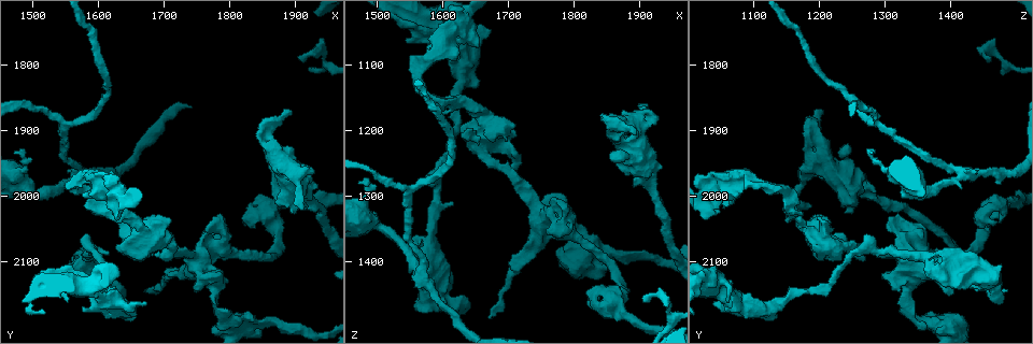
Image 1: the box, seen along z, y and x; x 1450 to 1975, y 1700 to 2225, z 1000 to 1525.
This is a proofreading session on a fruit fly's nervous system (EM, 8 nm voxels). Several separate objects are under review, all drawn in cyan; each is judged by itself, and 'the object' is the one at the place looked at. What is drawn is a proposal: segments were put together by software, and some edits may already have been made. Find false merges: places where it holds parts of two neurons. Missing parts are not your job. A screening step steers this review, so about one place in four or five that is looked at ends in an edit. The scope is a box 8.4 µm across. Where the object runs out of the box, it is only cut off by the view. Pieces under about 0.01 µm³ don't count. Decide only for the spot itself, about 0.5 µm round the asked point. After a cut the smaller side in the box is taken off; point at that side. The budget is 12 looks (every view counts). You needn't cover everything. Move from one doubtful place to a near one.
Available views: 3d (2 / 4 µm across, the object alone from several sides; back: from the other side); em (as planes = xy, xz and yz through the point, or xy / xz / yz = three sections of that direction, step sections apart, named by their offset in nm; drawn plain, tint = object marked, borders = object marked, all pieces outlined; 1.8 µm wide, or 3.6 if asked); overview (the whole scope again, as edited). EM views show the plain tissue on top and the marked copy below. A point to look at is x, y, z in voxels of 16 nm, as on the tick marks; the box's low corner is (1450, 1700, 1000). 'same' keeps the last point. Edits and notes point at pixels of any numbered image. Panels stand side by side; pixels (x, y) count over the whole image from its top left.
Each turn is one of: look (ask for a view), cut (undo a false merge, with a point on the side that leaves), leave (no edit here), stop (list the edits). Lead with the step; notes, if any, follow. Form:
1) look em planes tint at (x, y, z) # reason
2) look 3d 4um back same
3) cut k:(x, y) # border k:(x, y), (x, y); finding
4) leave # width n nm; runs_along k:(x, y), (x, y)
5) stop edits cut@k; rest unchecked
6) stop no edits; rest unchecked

look 3d 2um at (1805, 2195, 1380) # sharp bend

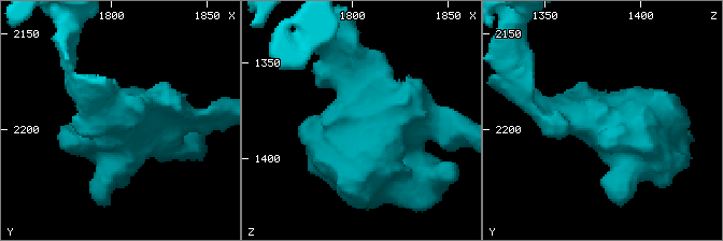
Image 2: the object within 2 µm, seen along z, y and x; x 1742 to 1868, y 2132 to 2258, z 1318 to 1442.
look em planes tint at (1809, 2194, 1379) # arms 4

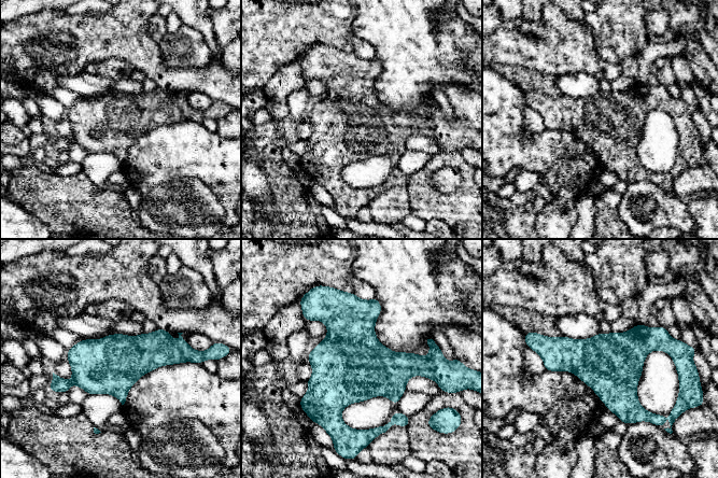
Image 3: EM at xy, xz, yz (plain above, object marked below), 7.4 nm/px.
leave # continuous, no second neuron

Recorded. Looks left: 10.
look em xy step 8 tint at (1780, 2075, 1350) # four or more arms meet

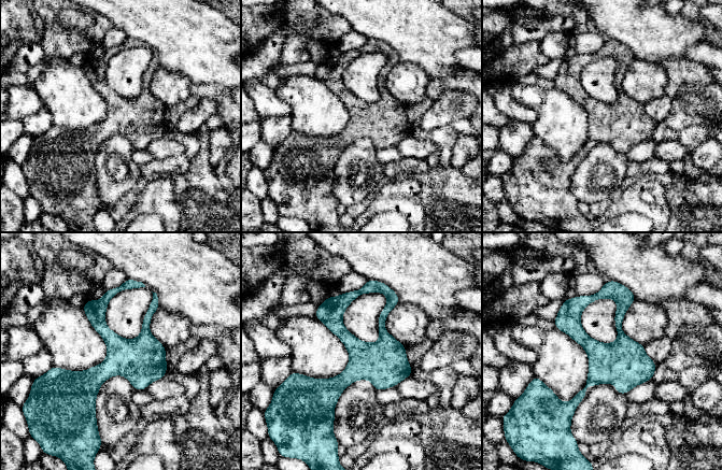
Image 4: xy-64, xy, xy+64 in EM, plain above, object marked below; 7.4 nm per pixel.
leave # runs_along 4:(367, 288), (337, 309), (355, 368), (330, 409); continuous, no second neuron

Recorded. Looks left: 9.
look 3d 4um at (1565, 1960, 1420)

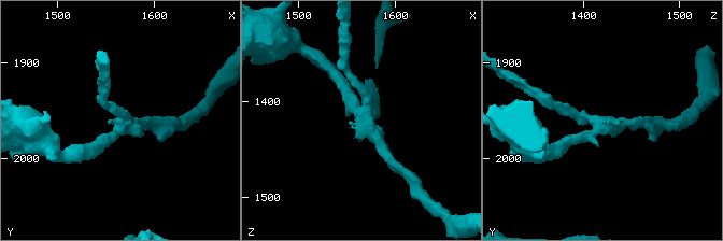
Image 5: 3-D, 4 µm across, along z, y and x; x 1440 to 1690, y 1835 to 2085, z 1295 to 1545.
look em planes tint at (1564, 1966, 1414) # arms 3

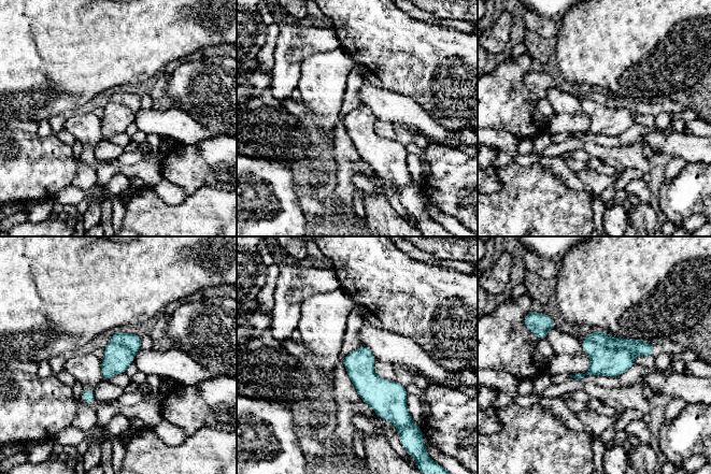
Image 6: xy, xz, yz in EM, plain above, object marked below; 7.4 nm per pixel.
cut 6:(636, 346) # border 6:(585, 338), (634, 355); two neurons meet here

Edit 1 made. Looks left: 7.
look em 3.6um planes tint at (1585, 2110, 1390) # a fork

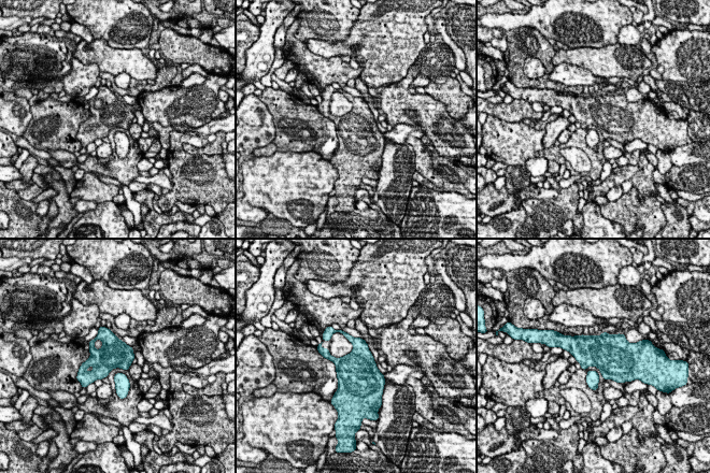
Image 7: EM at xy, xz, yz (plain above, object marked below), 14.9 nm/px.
leave # one neuron here

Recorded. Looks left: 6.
look em 3.6um planes borders at (1625, 2170, 1095) # four or more arms meet

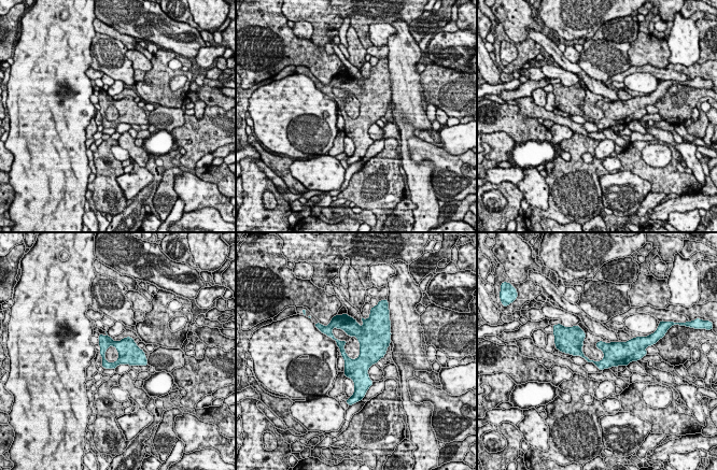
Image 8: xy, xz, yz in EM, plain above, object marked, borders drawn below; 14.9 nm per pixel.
leave # runs_along 8:(567, 346), (594, 362), (629, 354); one neuron here

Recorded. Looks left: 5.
stop edits cut@6; rest unchecked

